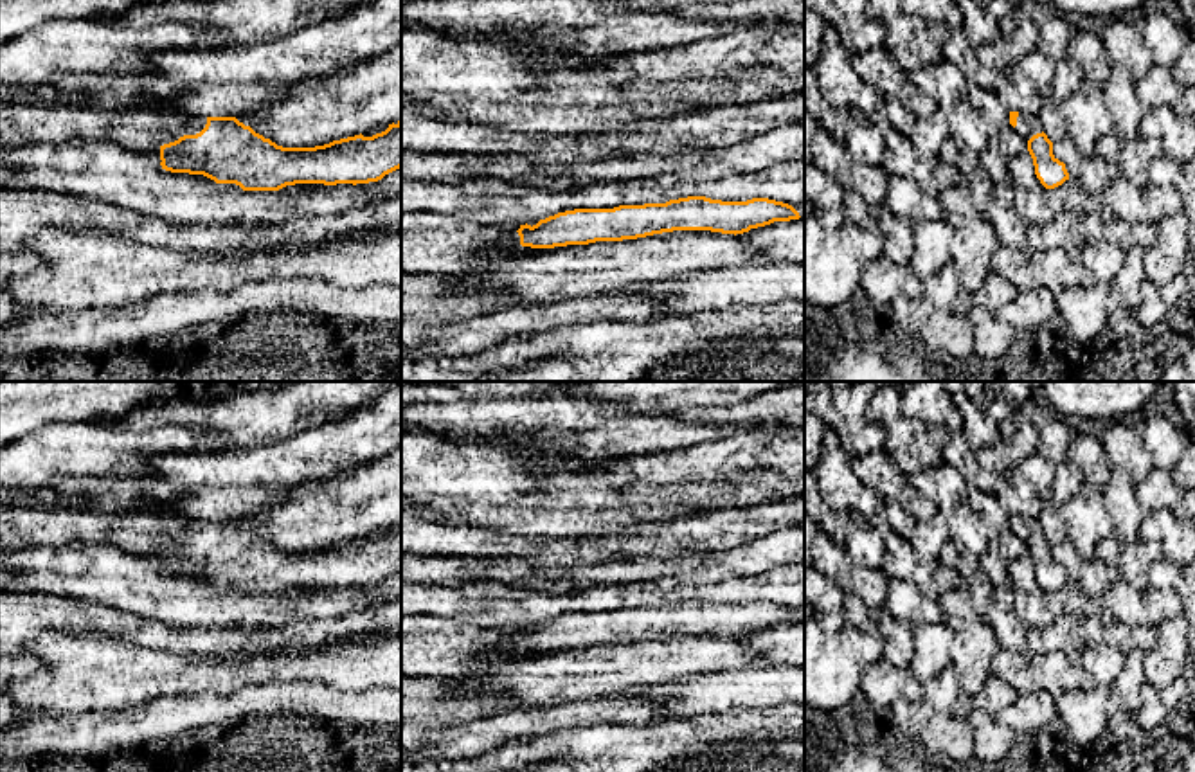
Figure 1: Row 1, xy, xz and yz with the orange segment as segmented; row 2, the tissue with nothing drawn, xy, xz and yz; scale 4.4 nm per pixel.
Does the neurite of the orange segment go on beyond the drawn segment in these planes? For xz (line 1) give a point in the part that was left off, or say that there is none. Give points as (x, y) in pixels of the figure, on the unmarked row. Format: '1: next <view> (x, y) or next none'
1: next xz (512, 639)

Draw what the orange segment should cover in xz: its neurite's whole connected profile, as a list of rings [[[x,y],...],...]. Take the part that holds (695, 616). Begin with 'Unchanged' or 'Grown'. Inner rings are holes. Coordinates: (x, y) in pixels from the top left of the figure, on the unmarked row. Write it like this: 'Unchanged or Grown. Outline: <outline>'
Grown. Outline: [[[687,599],[666,606],[565,614],[540,623],[533,630],[520,628],[518,633],[509,633],[502,644],[531,651],[554,651],[637,642],[673,633],[711,633],[736,639],[774,624],[799,621],[792,608],[768,601],[722,605]]]

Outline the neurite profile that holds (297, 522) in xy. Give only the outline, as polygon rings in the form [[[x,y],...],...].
[[[401,448],[333,482],[302,484],[277,504],[236,520],[283,551],[324,549],[401,524]]]

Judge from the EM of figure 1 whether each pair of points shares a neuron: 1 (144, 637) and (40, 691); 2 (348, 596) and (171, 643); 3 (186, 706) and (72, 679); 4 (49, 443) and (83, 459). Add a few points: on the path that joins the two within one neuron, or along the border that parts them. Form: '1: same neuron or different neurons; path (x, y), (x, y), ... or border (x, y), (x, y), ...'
1: different neurons; border (103, 634), (175, 654)
2: different neurons; border (231, 625), (261, 628)
3: different neurons; border (197, 691), (166, 693), (114, 709)
4: same neuron; path (58, 448), (74, 450)

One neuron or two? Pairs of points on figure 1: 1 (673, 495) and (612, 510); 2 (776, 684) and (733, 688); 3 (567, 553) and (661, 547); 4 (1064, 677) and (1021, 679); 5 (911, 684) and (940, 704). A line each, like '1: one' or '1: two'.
1: one
2: one
3: one
4: one
5: two

